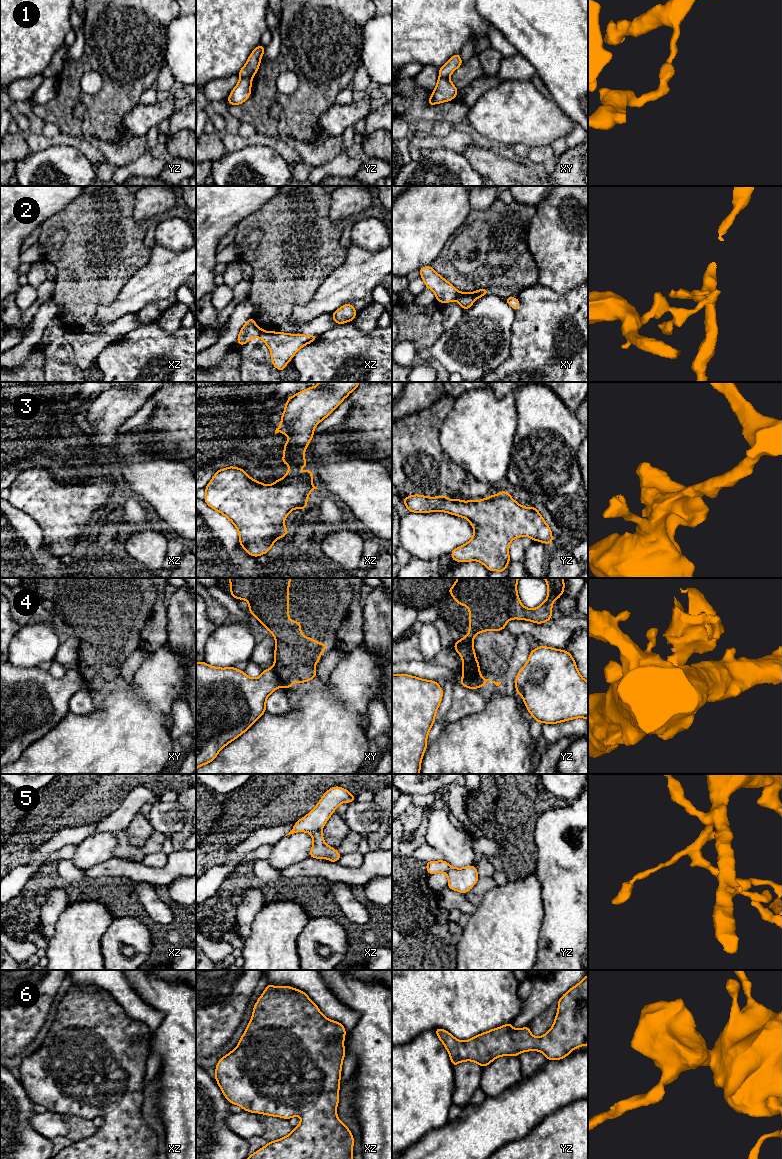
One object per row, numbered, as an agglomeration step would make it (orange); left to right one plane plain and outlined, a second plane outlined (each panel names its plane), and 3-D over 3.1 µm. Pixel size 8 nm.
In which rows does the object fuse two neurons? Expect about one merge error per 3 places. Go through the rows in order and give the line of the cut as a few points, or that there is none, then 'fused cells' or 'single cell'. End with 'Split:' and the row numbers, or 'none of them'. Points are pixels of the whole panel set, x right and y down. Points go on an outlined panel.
1: cut in yz along (251, 77), (240, 78); fused cells
2: cut in xy along (457, 291), (455, 299); fused cells
3: no cut; single cell
4: cut in xy along (272, 668), (282, 685); fused cells
5: cut in xz along (320, 829), (310, 833); fused cells
6: no cut; single cell
Split: 1, 2, 4, 5

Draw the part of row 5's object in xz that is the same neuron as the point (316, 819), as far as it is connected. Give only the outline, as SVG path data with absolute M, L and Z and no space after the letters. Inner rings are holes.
M335 786L327 790L318 804L306 816L296 821L292 830L286 834L294 834L296 832L314 832L322 830L329 817L335 812L336 808L344 803L352 803L355 796L346 789Z

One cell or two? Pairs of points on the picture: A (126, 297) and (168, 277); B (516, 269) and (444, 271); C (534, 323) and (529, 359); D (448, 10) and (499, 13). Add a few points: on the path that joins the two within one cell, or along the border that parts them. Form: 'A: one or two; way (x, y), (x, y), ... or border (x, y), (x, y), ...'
A: one; way (136, 294), (142, 288), (158, 281)
B: one; way (498, 279), (462, 279)
C: one; way (534, 332), (534, 350)
D: two; border (476, 10), (491, 24)

